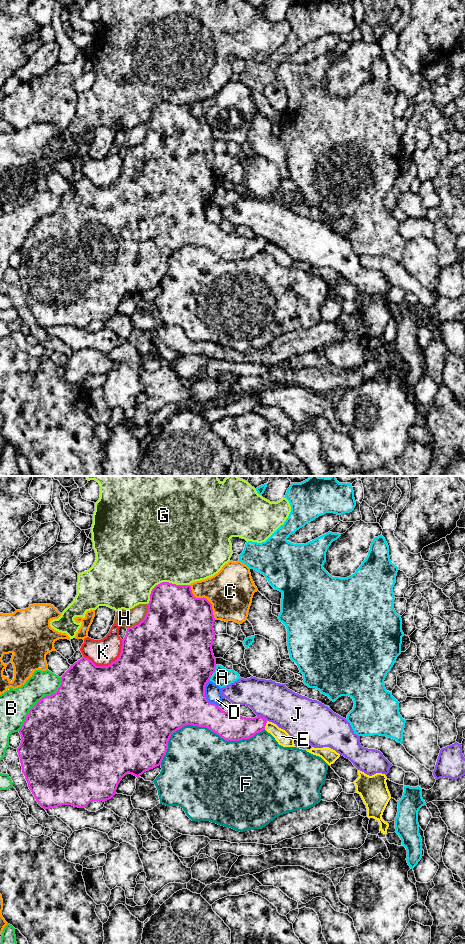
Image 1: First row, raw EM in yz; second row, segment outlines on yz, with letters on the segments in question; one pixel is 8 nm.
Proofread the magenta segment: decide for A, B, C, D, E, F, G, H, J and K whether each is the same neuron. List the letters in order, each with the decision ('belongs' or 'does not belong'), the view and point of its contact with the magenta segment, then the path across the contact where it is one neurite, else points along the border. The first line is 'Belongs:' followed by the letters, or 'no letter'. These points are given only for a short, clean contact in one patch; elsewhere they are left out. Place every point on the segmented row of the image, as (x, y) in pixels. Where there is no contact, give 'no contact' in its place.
Belongs: no letter
A: does not belong; meets magenta in yz at (214, 669)
B: does not belong; meets magenta in yz at (40, 700)
C: does not belong; meets magenta in yz at (205, 598)
D: does not belong; meets magenta in yz at (205, 695)
E: does not belong; meets magenta in yz at (265, 725); border along yz (267, 721), (264, 729)
F: does not belong; meets magenta in yz at (203, 726)
G: does not belong; meets magenta in yz at (163, 582)
H: does not belong; meets magenta in yz at (143, 619)
J: does not belong; meets magenta in yz at (262, 717)
K: does not belong; meets magenta in yz at (108, 665)

